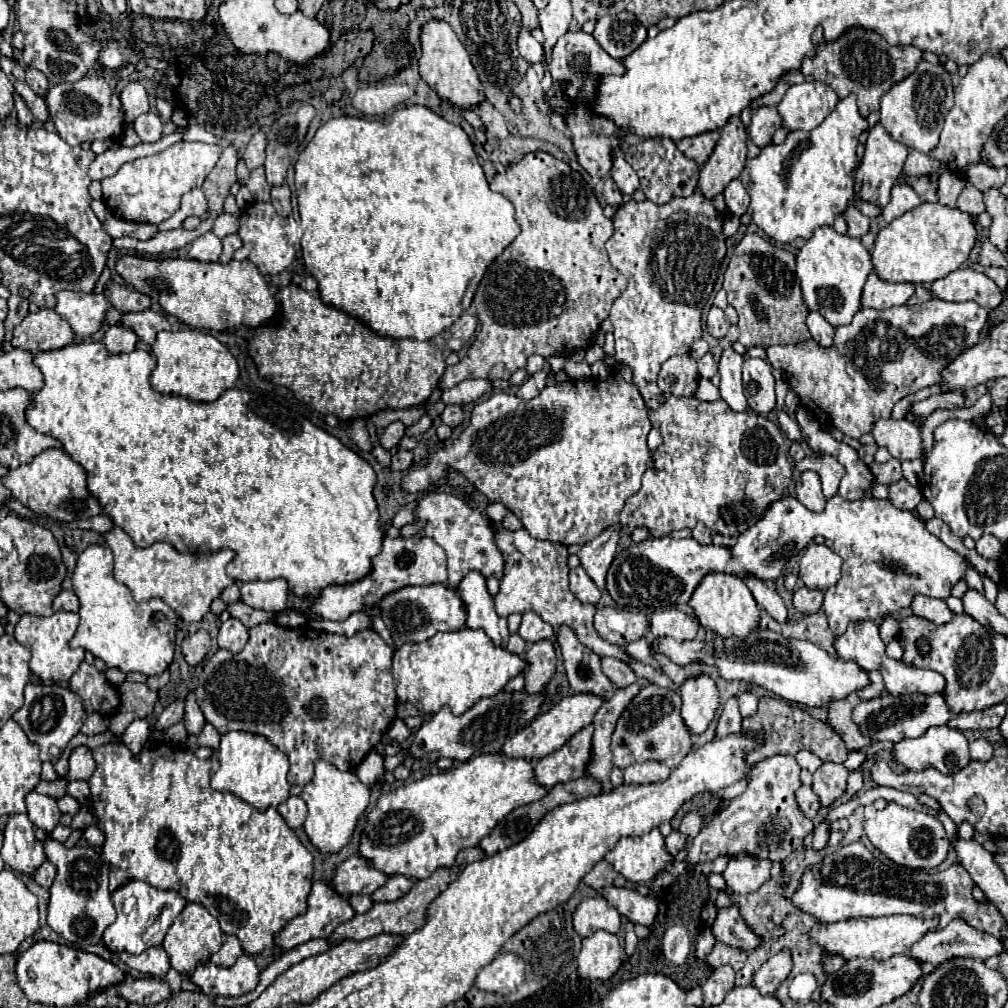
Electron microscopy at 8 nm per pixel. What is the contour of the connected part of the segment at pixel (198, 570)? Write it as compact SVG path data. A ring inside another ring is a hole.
M113 526L103 534L103 538L115 556L115 578L133 592L133 598L137 602L161 598L185 622L199 622L209 612L211 602L221 596L223 588L235 582L225 574L225 566L235 556L233 550L225 548L215 554L195 556L181 554L165 542L155 542L147 548L135 548L133 540L119 526Z

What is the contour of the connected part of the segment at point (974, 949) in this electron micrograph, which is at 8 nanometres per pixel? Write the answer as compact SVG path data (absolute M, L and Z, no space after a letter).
M955 918L955 920L951 920L943 930L939 930L939 932L929 932L929 934L925 934L917 944L913 944L911 956L913 956L915 960L923 962L923 964L933 964L933 966L937 966L937 964L941 964L941 962L945 962L945 960L951 960L951 958L957 958L957 956L961 956L961 958L975 958L975 960L987 960L987 958L991 958L991 956L1001 954L1003 950L1005 950L1005 946L1001 944L999 938L989 936L987 932L981 932L981 930L969 926L969 924L967 924L965 920L961 920L961 918Z

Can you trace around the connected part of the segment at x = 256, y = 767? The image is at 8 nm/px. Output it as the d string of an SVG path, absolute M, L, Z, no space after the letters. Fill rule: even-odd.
M227 732L221 738L219 764L219 770L211 778L211 786L219 792L231 792L233 796L251 804L257 810L279 806L289 798L289 760L277 746L265 740L265 736L249 732Z

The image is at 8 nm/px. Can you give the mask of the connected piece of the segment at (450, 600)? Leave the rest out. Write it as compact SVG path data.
M429 584L429 586L407 586L379 602L381 618L391 630L395 644L401 646L403 642L425 642L437 632L453 632L465 628L465 604L457 590L443 586L443 584Z

